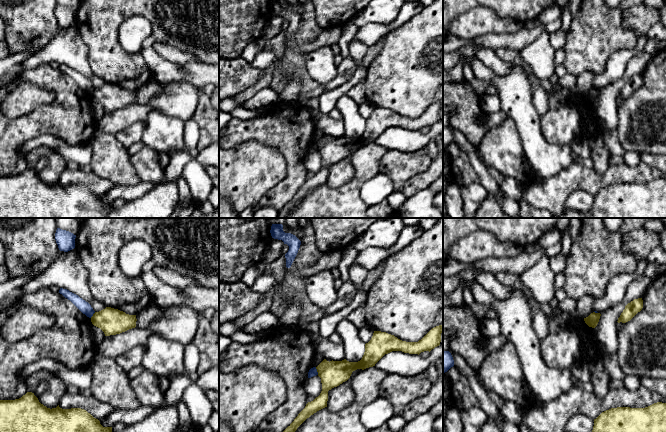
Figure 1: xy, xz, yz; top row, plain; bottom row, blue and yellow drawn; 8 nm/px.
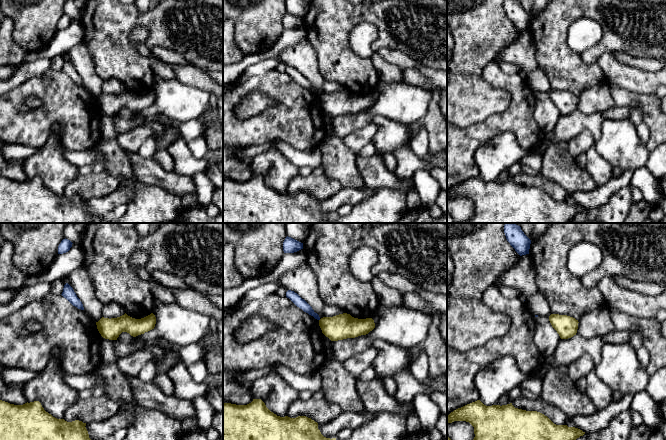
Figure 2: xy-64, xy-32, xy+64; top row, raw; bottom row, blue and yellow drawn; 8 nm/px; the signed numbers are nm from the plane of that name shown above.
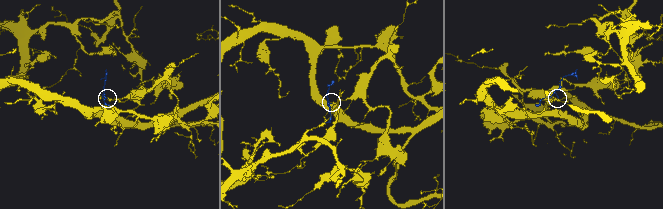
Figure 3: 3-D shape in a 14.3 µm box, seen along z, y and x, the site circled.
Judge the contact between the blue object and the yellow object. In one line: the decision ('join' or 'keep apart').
keep apart

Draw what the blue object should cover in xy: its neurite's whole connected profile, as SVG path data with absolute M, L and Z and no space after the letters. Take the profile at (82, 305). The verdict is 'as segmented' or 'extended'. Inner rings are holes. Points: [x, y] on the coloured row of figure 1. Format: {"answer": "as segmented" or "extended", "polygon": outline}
{"answer": "as segmented", "polygon": "M60 288L59 293L70 300L87 317L91 318L95 313L88 302L80 298L78 295L70 292L69 290Z"}

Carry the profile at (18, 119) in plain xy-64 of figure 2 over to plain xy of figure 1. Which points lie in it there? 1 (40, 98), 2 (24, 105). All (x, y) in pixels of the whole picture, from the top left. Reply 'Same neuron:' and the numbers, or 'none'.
Same neuron: none

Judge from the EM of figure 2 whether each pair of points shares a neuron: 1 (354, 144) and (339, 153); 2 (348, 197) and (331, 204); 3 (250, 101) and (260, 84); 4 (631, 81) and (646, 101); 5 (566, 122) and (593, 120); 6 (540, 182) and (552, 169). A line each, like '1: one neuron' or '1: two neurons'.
1: two neurons
2: one neuron
3: two neurons
4: two neurons
5: one neuron
6: two neurons

